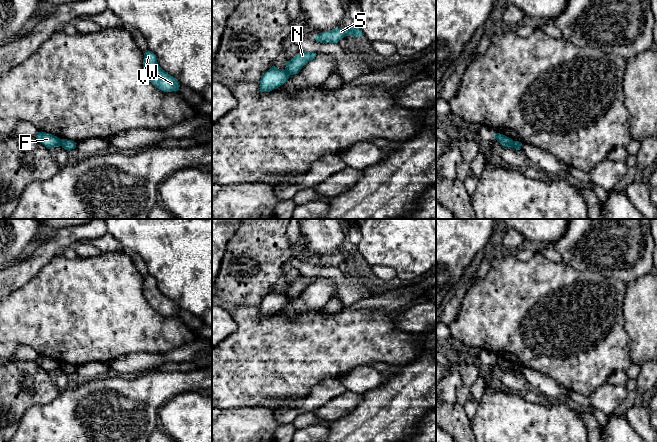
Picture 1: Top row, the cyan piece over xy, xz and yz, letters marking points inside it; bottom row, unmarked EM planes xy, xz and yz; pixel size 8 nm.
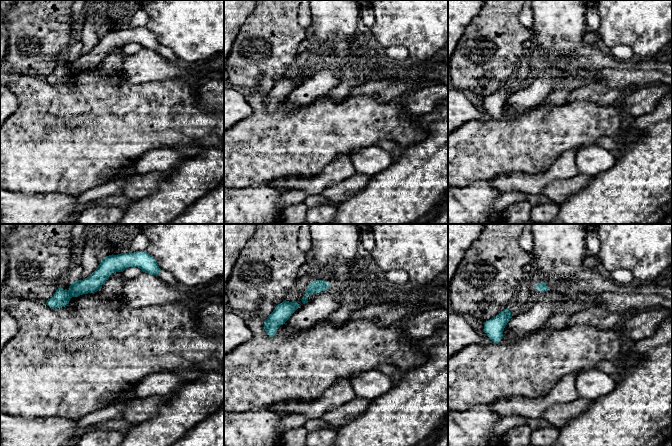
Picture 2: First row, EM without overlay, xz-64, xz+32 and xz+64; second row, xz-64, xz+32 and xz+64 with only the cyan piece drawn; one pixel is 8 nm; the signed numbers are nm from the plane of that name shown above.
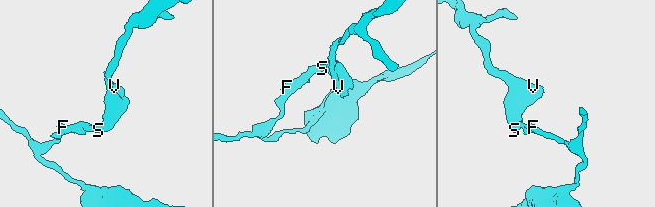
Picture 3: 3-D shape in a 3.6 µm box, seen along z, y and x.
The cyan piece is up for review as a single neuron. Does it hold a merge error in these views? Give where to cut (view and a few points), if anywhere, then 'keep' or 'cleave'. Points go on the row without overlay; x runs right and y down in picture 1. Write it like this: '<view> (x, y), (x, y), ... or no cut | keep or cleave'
xy (60, 363), (61, 369) | cleave

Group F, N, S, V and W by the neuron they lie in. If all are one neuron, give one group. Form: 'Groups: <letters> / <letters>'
Groups: F / N S V W

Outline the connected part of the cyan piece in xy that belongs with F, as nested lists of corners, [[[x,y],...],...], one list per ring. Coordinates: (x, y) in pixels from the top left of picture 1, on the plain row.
[[[37,356],[35,361],[48,373],[61,370],[61,363],[49,357]]]

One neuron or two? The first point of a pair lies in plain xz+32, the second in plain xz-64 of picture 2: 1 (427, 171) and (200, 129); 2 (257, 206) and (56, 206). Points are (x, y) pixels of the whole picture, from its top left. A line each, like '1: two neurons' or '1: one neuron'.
1: two neurons
2: one neuron

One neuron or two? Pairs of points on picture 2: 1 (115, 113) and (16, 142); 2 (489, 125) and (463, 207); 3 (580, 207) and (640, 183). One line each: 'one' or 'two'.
1: one
2: two
3: one

